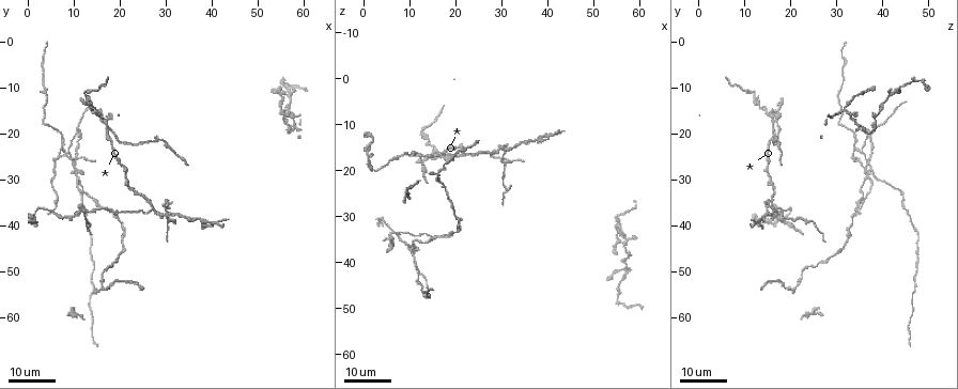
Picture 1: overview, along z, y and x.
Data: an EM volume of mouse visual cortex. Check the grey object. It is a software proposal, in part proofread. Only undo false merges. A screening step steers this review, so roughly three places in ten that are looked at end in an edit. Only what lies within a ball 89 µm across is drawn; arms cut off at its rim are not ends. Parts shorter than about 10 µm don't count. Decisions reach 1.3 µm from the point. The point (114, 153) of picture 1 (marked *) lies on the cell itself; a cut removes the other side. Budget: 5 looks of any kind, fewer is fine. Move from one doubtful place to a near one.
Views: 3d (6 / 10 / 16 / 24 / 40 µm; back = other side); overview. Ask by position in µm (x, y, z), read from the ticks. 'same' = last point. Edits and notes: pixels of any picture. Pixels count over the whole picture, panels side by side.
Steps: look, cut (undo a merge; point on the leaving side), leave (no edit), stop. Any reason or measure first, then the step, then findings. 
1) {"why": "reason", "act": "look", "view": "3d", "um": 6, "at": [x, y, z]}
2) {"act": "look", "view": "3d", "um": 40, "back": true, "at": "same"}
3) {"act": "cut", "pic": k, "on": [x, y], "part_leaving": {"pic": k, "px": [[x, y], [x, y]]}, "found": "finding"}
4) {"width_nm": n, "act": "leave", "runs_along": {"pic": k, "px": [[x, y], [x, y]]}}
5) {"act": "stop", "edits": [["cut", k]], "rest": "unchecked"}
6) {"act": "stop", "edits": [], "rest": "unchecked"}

{"why": "thin arm on a thick one", "act": "look", "view": "3d", "um": 16, "at": [9.5, 26.5, 36.5]}

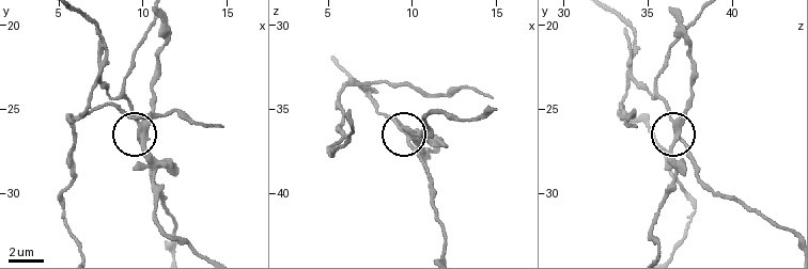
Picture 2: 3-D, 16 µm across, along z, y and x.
{"why": "closer look", "act": "look", "view": "3d", "um": 6, "at": [9.8, 26.8, 36.8]}

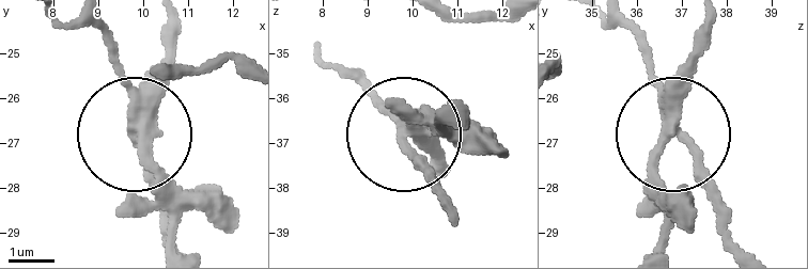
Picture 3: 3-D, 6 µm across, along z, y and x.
{"width_nm": 250, "act": "cut", "pic": 3, "on": [415, 162], "part_leaving": {"pic": 3, "px": [[406, 131], [445, 211]]}, "found": "a second cell is stuck on"}

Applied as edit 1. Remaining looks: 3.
{"act": "look", "view": "overview"}

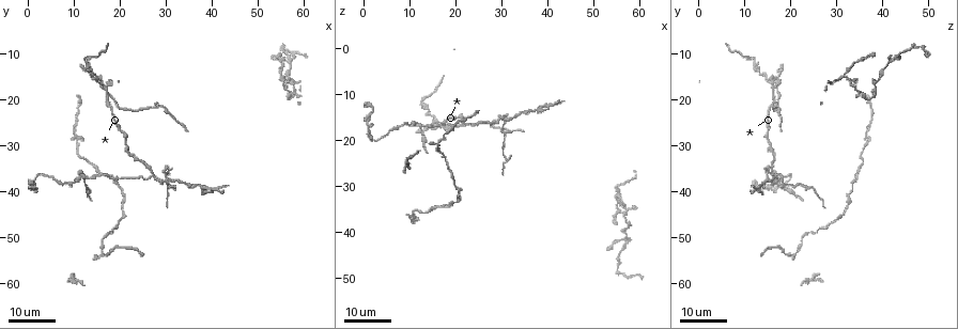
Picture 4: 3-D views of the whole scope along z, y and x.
{"act": "look", "view": "3d", "um": 24, "at": [13.0, 12.0, 12.0]}

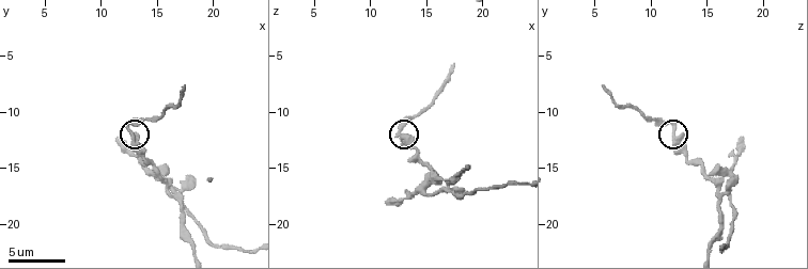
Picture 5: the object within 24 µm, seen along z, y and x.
{"act": "look", "view": "3d", "um": 6, "at": [13.0, 12.0, 12.2]}

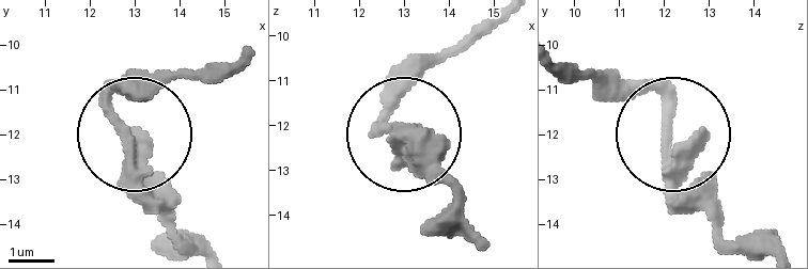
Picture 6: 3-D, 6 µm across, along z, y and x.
{"act": "leave", "found": "one cell here"}

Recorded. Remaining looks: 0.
{"act": "stop", "edits": [["cut", 3]], "rest": "unchecked"}

